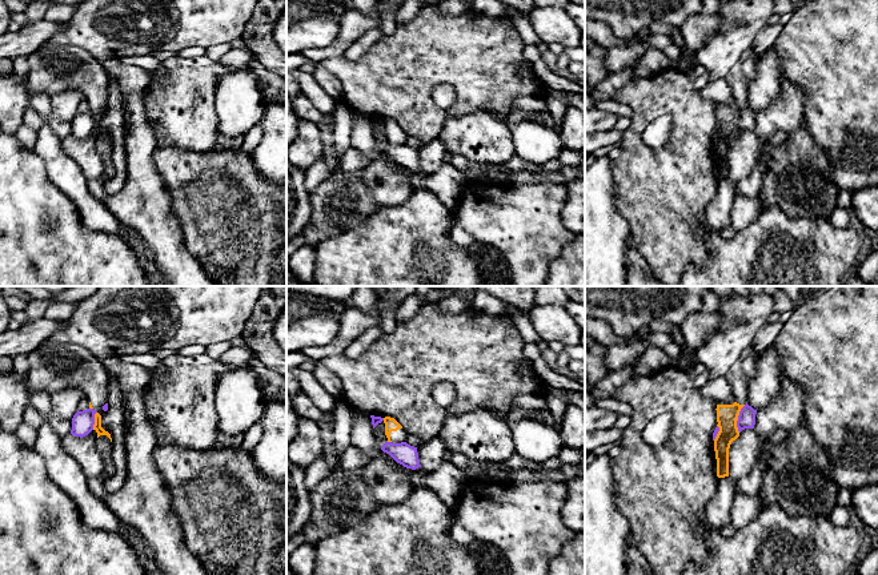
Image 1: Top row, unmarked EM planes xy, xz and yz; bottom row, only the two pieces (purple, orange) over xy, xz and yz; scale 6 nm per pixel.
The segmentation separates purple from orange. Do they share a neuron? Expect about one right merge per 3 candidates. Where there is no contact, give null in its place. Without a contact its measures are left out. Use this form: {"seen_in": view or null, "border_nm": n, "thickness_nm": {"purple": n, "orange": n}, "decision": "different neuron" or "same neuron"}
{"seen_in": "yz", "border_nm": 170, "thickness_nm": {"purple": 110, "orange": 130}, "decision": "different neuron"}

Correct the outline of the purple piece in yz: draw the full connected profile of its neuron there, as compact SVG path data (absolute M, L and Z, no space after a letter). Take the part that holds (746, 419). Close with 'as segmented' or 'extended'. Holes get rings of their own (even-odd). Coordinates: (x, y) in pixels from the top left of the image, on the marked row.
M747 403L741 409L738 421L737 421L737 427L739 433L745 429L754 429L755 414L757 414L757 410L754 410Z | as segmented

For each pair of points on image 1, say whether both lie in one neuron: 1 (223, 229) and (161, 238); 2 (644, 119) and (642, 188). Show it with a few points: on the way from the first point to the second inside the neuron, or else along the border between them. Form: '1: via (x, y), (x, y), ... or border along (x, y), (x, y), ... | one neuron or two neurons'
1: border along (171, 206), (179, 222), (185, 248), (200, 262) | two neurons
2: via (636, 136), (638, 171) | one neuron

